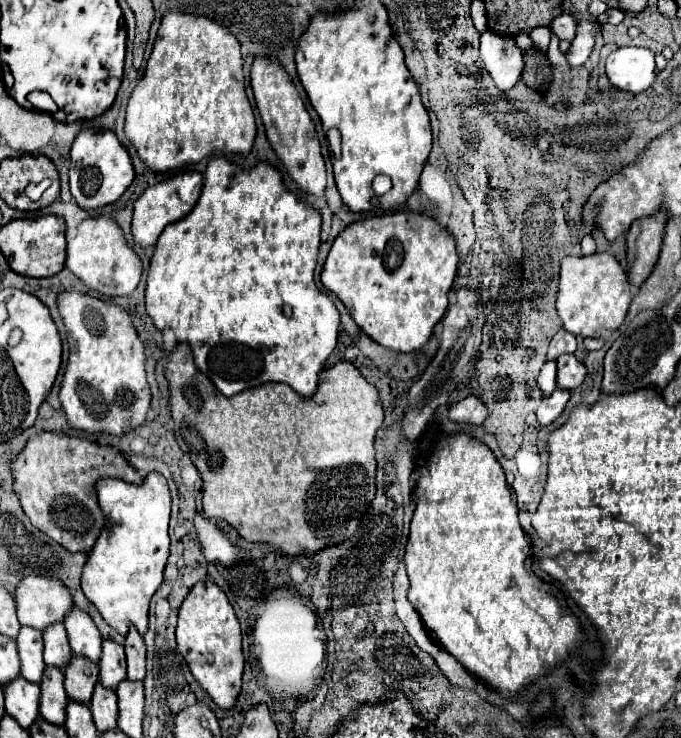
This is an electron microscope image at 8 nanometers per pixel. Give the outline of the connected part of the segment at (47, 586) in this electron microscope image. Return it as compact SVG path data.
M29 576L15 590L17 616L23 626L47 630L55 622L65 622L65 614L73 608L69 590L55 578Z

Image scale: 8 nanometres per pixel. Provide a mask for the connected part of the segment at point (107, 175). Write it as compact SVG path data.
M83 130L77 134L77 138L71 146L69 178L71 178L71 194L79 208L97 210L107 204L115 204L123 196L123 192L131 186L133 176L135 176L135 172L131 166L131 158L127 154L127 150L119 144L115 132Z

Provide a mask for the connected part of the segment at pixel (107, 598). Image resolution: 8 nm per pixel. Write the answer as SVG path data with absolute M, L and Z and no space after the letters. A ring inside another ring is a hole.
M151 472L141 486L105 478L99 480L97 490L99 506L107 514L107 522L89 554L81 586L105 622L121 636L127 636L131 626L145 636L149 626L149 602L163 582L163 570L169 558L169 486L161 474Z

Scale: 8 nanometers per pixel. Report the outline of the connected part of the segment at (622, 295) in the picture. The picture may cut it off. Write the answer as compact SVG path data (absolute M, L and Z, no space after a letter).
M591 254L591 256L567 256L561 262L559 274L559 296L557 314L563 328L577 338L605 338L621 326L627 308L631 304L631 292L623 266L611 254Z

